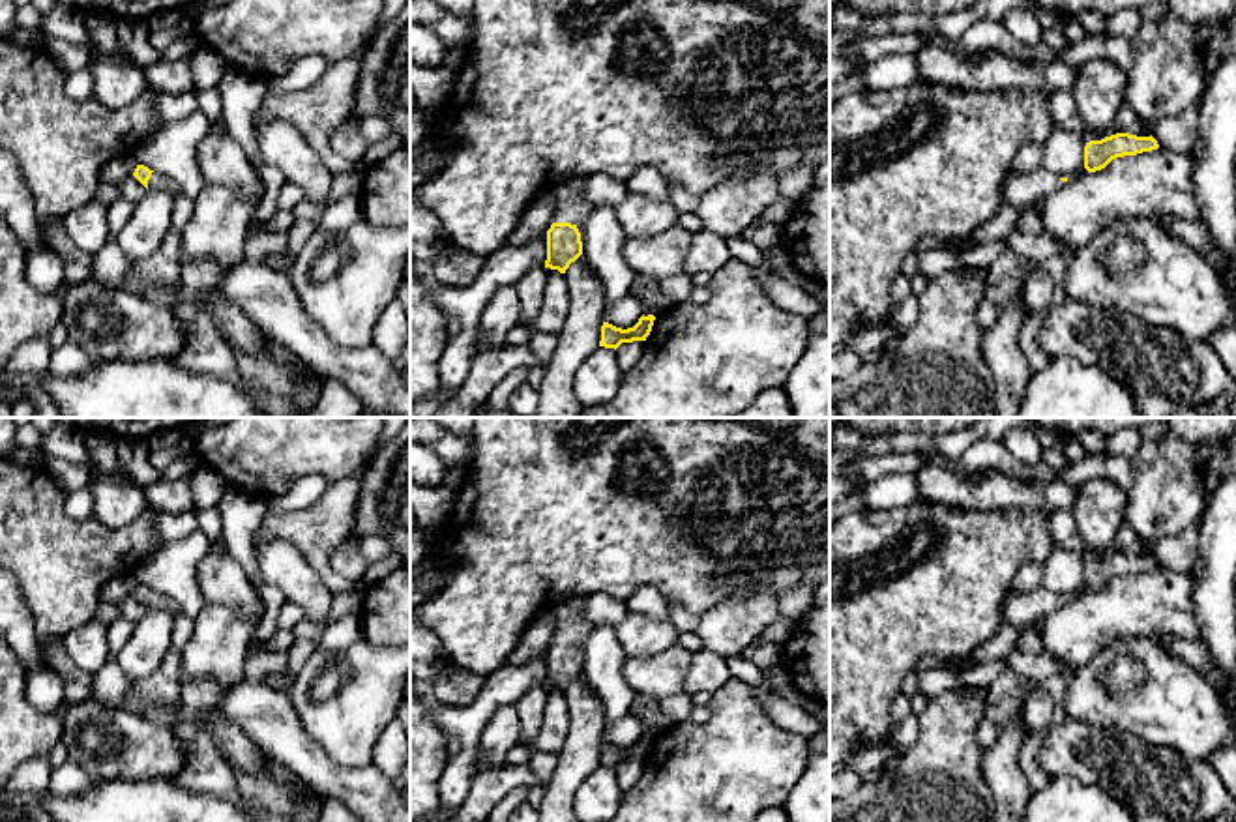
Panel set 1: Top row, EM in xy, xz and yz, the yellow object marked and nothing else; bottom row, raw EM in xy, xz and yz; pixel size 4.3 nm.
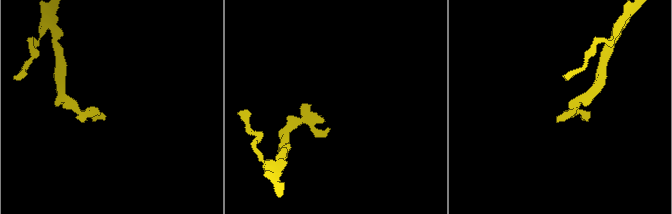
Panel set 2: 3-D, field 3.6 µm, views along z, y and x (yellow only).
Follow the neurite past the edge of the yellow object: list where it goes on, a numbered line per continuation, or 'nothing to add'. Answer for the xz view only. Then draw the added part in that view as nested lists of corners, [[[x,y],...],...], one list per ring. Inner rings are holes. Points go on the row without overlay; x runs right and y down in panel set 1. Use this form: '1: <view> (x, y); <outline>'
1: xz (572, 626); [[[569,597],[558,601],[552,607],[556,618],[554,642],[579,644],[586,635],[590,635],[597,627],[584,618],[582,605],[584,599]]]

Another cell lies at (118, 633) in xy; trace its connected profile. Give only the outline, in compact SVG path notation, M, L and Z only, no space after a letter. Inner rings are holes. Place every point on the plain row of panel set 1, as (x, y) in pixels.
M120 618L114 624L107 625L107 646L110 659L114 659L120 653L120 650L127 644L133 631L135 624L125 618Z

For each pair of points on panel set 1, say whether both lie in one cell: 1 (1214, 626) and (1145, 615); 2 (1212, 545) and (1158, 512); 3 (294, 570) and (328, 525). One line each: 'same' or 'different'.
1: different
2: different
3: different

